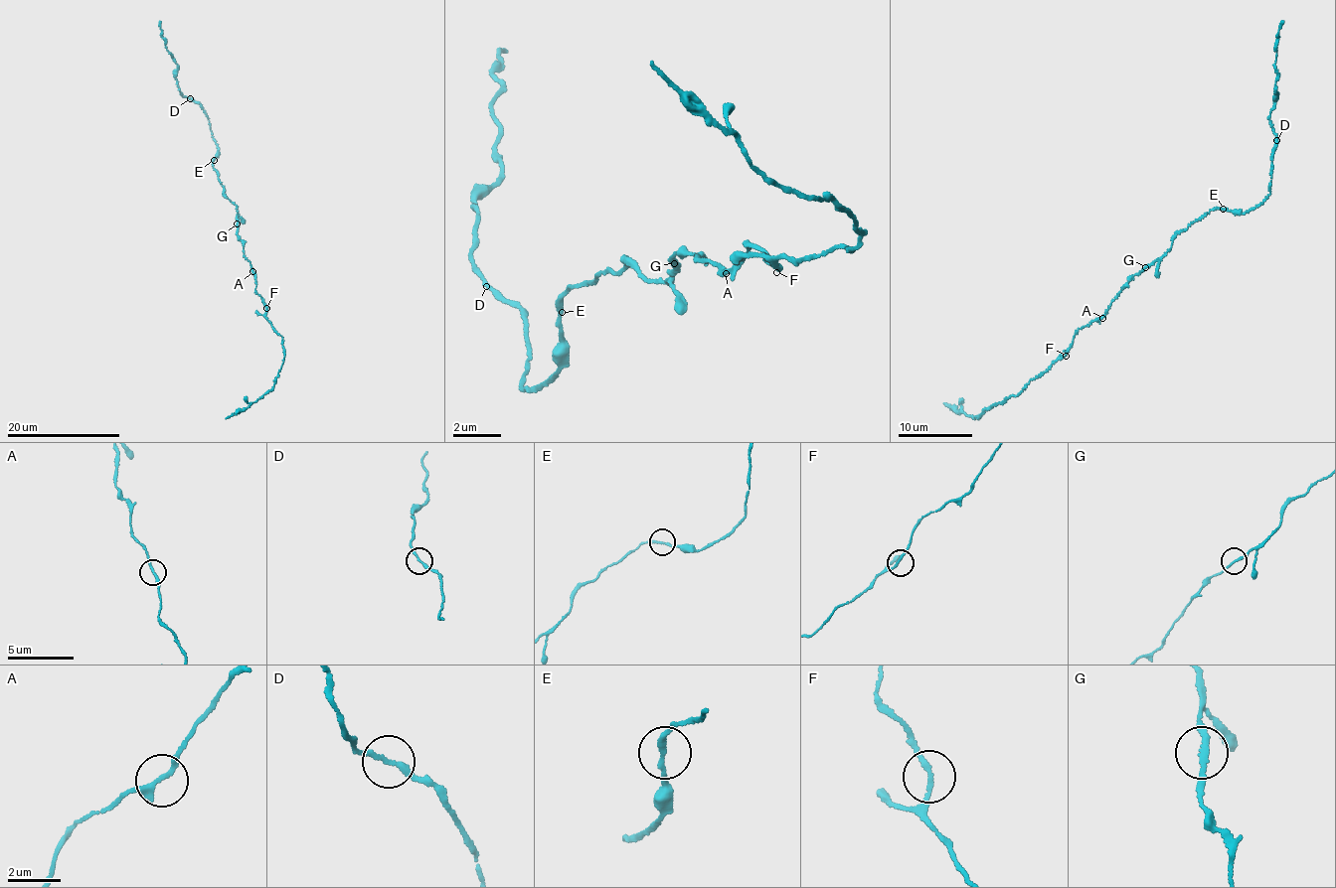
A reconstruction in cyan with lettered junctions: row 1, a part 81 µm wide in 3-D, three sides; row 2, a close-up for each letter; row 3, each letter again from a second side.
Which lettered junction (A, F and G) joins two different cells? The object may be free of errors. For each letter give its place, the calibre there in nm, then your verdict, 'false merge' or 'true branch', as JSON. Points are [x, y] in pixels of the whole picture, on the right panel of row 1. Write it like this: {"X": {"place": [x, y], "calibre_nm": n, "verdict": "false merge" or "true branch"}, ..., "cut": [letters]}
{"A": {"place": [1102, 318], "calibre_nm": 200, "verdict": "true branch"}, "F": {"place": [1066, 356], "calibre_nm": 170, "verdict": "true branch"}, "G": {"place": [1145, 267], "calibre_nm": 190, "verdict": "true branch"}, "cut": []}

